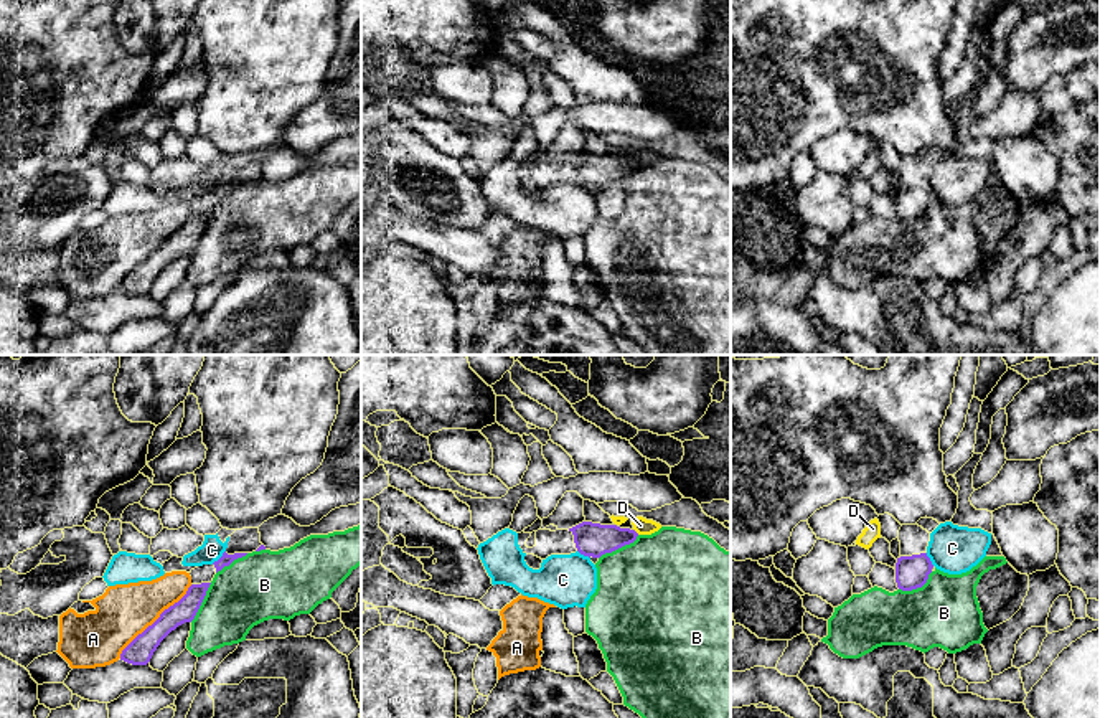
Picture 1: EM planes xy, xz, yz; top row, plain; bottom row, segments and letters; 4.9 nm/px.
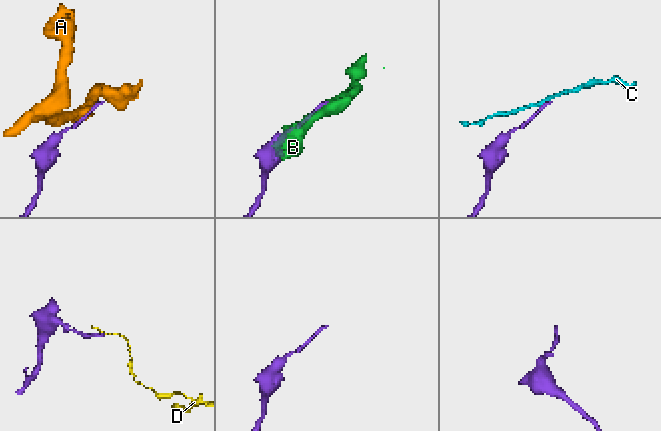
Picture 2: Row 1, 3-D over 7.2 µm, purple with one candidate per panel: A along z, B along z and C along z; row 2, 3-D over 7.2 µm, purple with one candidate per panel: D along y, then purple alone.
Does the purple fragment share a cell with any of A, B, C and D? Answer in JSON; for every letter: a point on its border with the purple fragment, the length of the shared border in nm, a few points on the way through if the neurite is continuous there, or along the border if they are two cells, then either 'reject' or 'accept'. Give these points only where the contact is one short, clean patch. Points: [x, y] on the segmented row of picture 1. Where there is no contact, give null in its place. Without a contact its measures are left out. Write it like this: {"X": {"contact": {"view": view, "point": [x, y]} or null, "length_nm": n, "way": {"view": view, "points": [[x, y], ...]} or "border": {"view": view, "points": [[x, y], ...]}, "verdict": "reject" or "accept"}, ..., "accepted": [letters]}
{"A": {"contact": {"view": "xy", "point": [155, 621]}, "length_nm": 500, "verdict": "reject"}, "B": {"contact": {"view": "xz", "point": [619, 547]}, "length_nm": 240, "verdict": "reject"}, "C": {"contact": {"view": "xy", "point": [220, 558]}, "length_nm": 100, "border": {"view": "xy", "points": [[225, 550], [211, 563]]}, "verdict": "reject"}, "D": {"contact": {"view": "xz", "point": [635, 532]}, "length_nm": 40, "border": {"view": "xz", "points": [[634, 529], [639, 533]]}, "verdict": "reject"}, "accepted": []}

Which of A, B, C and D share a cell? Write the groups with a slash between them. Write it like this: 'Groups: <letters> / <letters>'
Groups: A / B / C / D

